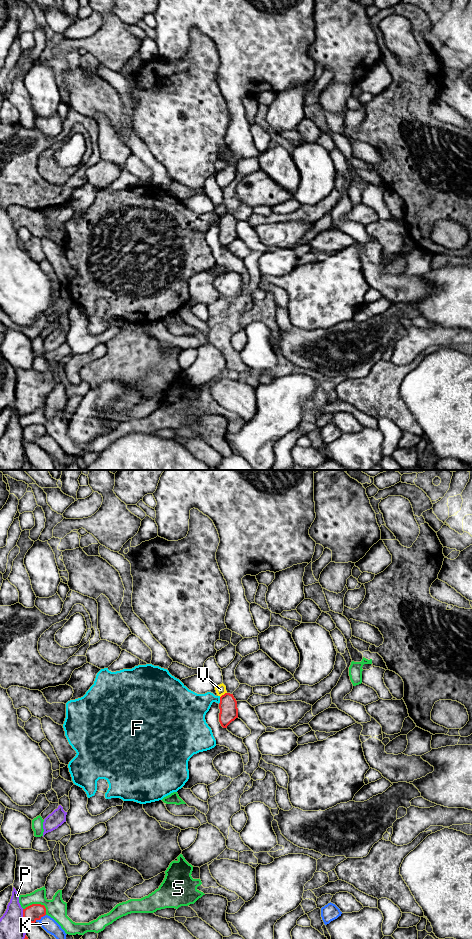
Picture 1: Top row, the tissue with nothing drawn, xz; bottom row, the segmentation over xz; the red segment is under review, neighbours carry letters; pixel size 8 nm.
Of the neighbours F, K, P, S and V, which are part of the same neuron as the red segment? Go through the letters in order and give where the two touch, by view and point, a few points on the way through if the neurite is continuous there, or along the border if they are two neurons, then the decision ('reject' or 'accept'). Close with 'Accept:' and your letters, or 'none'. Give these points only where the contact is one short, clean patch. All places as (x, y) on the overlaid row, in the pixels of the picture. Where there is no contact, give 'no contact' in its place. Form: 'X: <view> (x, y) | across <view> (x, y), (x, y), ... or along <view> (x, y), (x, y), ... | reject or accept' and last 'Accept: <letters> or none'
F: xz (220, 700) | reject
K: xz (40, 918) | reject
P: xz (23, 914) | reject
S: xz (38, 904) | reject
V: xz (224, 694) | along xz (226, 692), (220, 697) | reject
Accept: none

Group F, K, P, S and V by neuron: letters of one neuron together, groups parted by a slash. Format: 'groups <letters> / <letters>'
groups F / K / P / S / V

